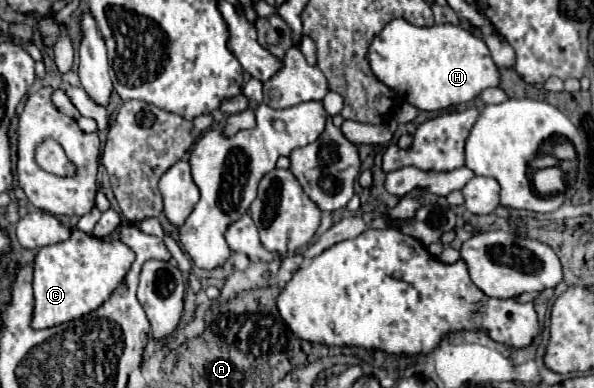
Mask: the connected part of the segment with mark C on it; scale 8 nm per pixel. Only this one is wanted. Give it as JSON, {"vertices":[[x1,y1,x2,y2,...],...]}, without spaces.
{"vertices":[[81,230,65,242,43,246,33,262,35,310,31,326,43,330,93,312,111,296,113,288,121,284,133,260,133,250,123,242,107,242]]}

